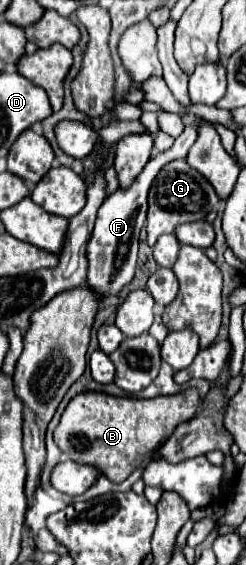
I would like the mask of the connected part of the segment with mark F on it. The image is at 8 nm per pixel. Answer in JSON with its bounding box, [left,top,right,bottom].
[85,125,199,299]

